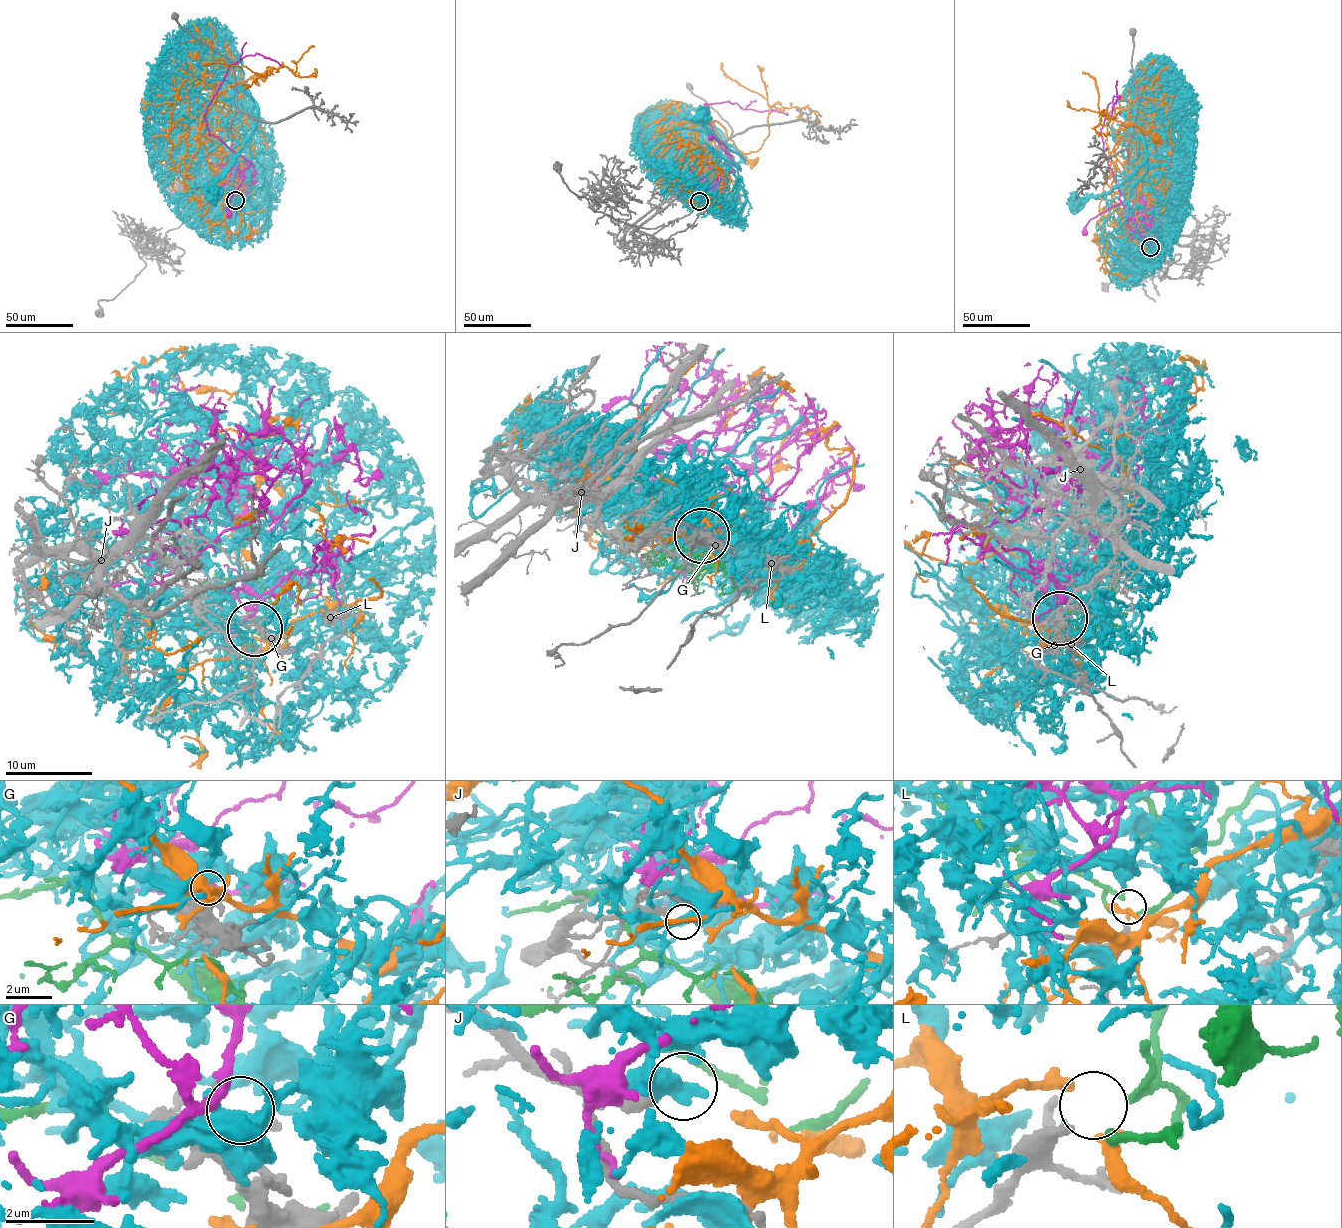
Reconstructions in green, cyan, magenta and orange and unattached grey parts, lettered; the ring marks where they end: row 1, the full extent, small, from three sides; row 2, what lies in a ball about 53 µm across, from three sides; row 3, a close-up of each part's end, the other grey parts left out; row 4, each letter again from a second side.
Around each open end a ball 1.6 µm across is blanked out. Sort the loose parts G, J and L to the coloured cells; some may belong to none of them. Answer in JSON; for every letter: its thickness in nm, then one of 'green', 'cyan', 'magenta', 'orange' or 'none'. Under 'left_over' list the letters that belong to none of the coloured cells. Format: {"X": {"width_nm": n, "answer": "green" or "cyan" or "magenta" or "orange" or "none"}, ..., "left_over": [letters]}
{"G": {"width_nm": 340, "answer": "cyan"}, "J": {"width_nm": 320, "answer": "none"}, "L": {"width_nm": 320, "answer": "green"}, "left_over": ["J"]}

